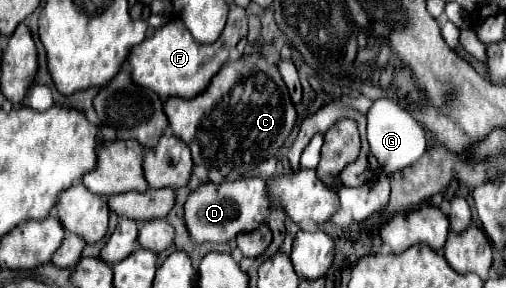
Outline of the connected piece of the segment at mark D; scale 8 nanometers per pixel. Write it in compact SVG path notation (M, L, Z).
M237 179L223 183L205 183L193 191L185 203L185 223L195 243L227 243L239 233L247 233L265 221L267 185L263 179Z

